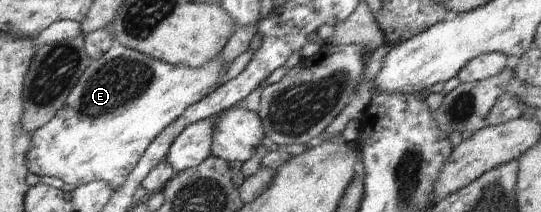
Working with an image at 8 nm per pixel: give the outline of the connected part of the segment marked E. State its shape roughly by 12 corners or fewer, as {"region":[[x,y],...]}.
{"region":[[121,43],[91,62],[30,172],[123,187],[215,91],[221,54],[173,65]]}

